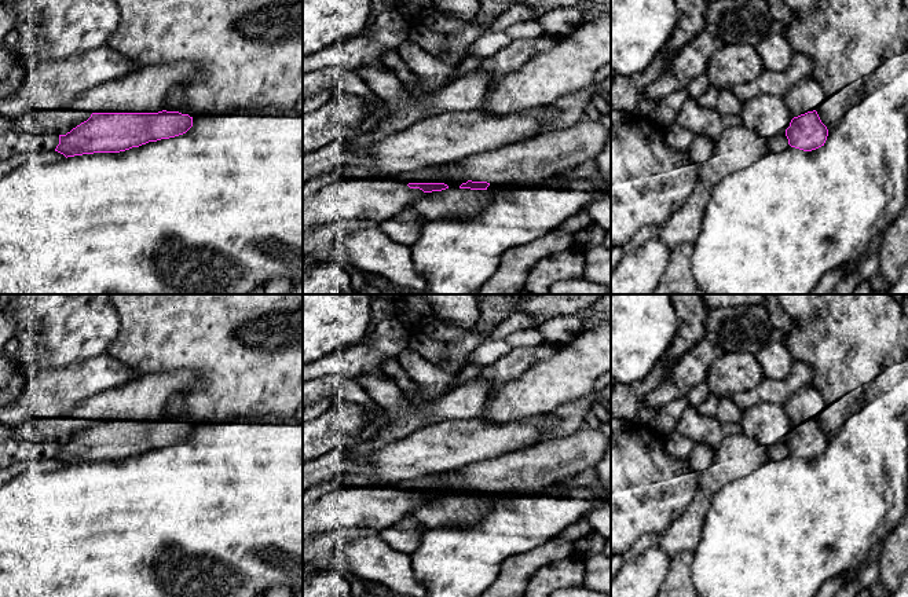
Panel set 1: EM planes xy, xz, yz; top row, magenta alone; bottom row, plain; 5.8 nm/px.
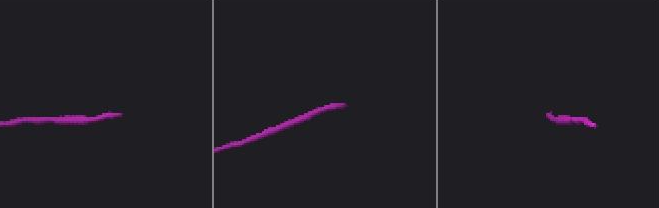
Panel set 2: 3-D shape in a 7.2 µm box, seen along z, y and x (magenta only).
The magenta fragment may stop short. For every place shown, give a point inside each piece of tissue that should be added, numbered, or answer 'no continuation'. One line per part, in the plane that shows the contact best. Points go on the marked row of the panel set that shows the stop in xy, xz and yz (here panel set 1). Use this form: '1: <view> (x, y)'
1: xz (545, 156)

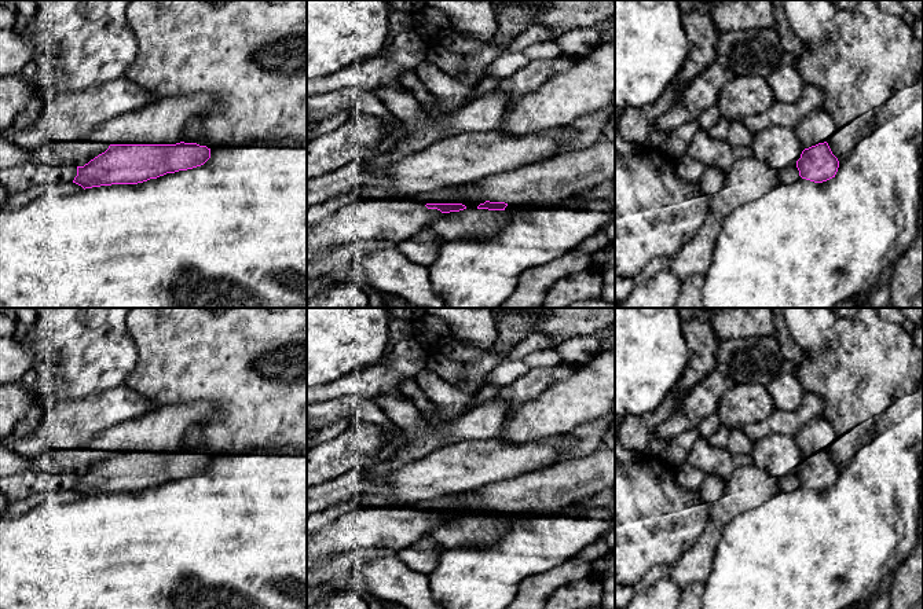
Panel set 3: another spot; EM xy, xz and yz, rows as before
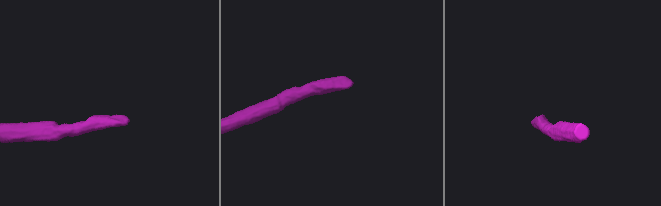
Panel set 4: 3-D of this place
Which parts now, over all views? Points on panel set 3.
1: xz (563, 176)

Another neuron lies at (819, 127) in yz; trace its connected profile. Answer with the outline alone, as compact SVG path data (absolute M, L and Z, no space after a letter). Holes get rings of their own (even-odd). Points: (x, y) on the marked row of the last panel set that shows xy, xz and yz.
M823 107L802 118L795 128L803 148L828 142L836 131L838 125Z

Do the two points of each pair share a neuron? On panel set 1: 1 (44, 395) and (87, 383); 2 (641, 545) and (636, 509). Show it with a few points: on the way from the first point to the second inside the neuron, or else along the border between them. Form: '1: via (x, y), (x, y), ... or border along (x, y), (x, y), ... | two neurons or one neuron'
1: via (55, 392), (76, 383) | one neuron
2: border along (662, 533), (641, 534), (629, 549) | two neurons

